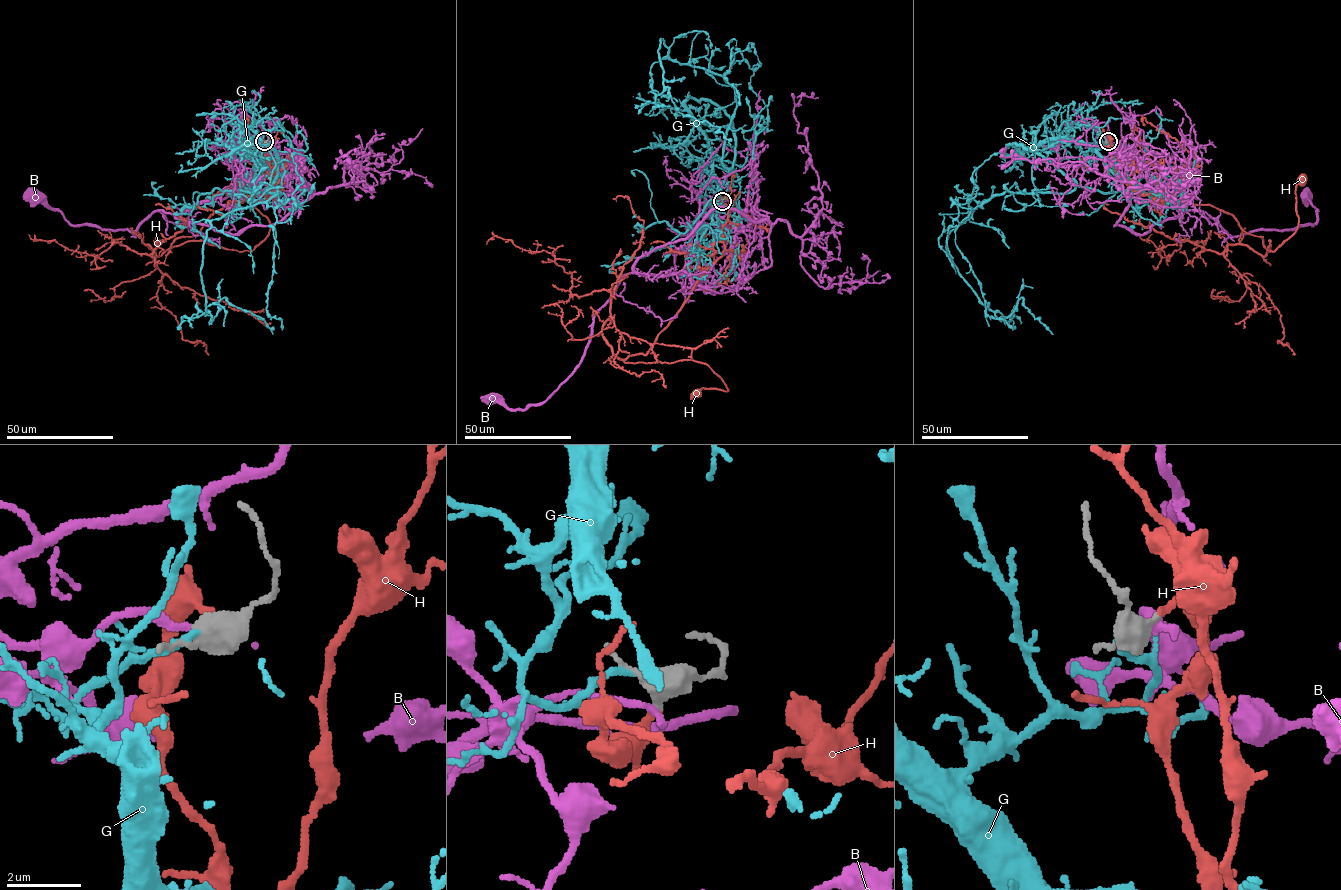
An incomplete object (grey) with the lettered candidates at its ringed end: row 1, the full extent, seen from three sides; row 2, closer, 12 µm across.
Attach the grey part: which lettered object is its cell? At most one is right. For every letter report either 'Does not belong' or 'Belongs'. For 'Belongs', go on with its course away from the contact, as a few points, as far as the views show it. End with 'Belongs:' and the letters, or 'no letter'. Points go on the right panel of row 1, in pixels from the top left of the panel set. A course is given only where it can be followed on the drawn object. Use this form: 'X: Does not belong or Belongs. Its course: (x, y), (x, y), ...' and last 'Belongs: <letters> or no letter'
B: Does not belong
G: Does not belong
H: Belongs. Its course: (1108, 141), (1119, 180), (1160, 200), (1229, 212), (1268, 250), (1269, 240), (1269, 251), (1297, 227), (1301, 181)
Belongs: H

